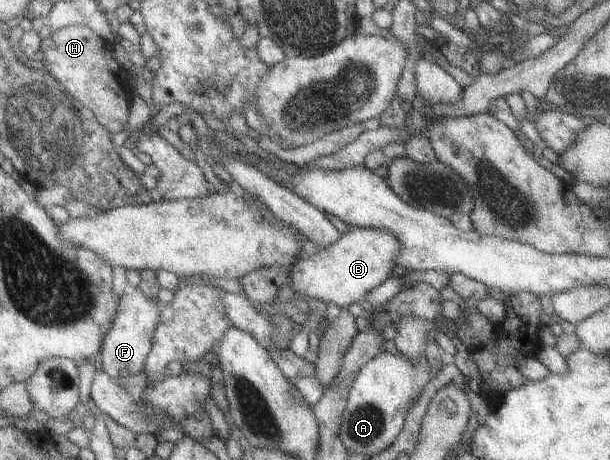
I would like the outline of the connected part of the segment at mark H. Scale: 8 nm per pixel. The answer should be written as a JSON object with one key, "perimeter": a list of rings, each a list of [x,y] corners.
{"perimeter":[[[67,25],[54,33],[50,33],[49,37],[43,38],[40,51],[44,51],[44,60],[42,62],[47,72],[66,87],[69,95],[75,97],[82,105],[90,108],[90,111],[94,113],[98,123],[104,129],[107,129],[111,134],[123,130],[135,91],[129,84],[128,73],[116,62],[110,44],[104,41],[98,33],[94,33],[88,26]]]}

